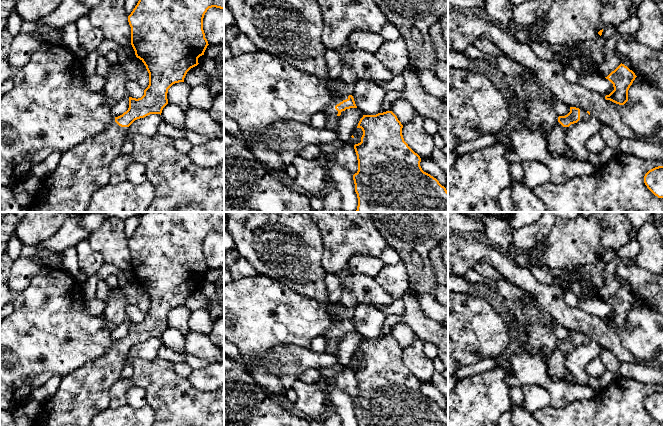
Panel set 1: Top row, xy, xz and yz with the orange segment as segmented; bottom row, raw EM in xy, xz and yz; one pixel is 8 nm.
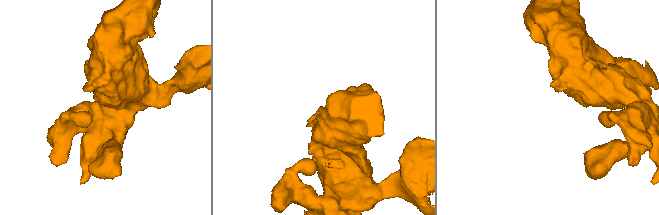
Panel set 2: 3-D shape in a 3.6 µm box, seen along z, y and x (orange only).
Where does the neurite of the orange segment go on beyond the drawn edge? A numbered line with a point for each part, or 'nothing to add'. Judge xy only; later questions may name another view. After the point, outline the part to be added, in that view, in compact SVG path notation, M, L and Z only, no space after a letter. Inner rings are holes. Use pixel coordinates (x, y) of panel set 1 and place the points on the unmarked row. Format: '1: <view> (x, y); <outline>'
1: xy (82, 394); M114 344L107 348L98 359L64 376L56 393L42 404L42 410L34 419L32 426L90 426L100 412L109 408L109 391L112 385L121 378L127 354L128 351L121 351Z

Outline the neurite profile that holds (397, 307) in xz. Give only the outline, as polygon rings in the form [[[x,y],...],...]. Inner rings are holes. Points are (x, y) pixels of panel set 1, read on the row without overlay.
[[[403,298],[394,300],[392,304],[387,305],[387,306],[375,305],[375,307],[386,315],[403,316],[405,312],[405,302]]]

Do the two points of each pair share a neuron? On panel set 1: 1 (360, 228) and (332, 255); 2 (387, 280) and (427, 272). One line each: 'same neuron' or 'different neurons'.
1: same neuron
2: different neurons

